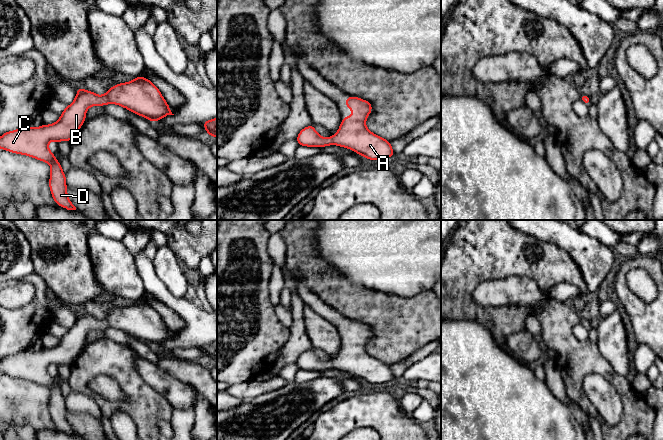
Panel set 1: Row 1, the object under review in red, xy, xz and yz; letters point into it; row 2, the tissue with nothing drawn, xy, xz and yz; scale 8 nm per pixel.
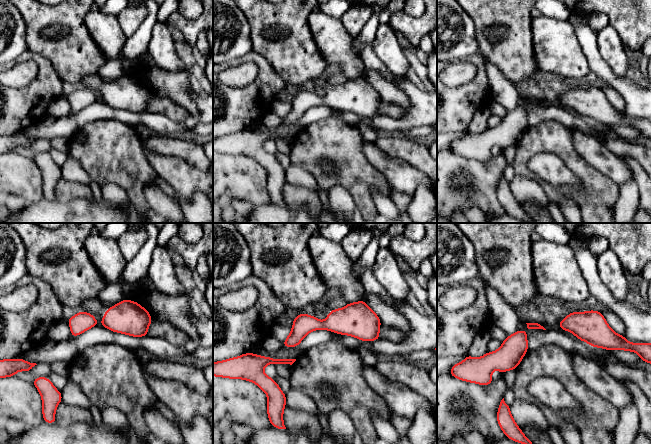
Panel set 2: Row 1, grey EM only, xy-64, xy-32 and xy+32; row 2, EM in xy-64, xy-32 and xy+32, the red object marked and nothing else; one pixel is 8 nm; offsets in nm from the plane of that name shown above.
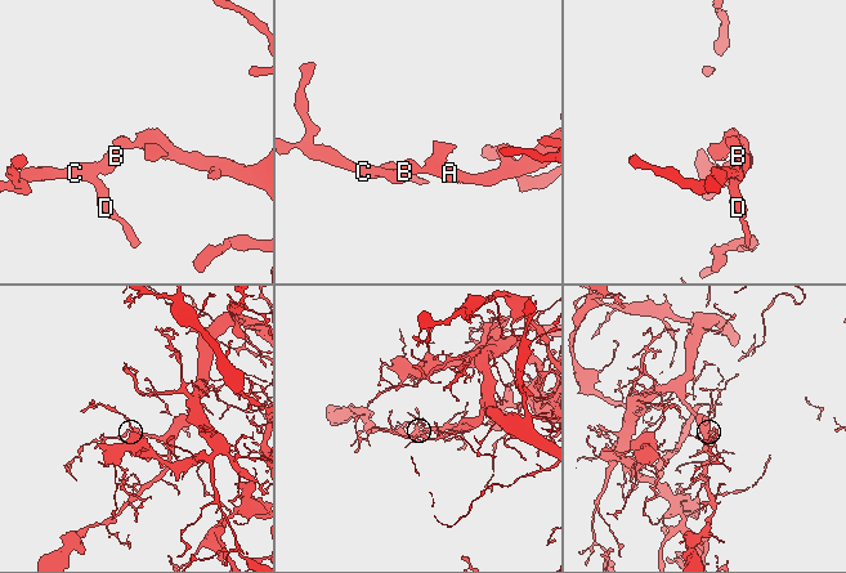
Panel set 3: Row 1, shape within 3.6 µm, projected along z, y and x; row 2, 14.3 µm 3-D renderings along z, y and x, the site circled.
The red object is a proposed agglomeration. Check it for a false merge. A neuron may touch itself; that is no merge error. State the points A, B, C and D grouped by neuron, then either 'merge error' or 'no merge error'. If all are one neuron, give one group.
A B C D; no merge error

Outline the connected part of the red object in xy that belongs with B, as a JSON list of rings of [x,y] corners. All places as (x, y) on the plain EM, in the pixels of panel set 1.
[[[138,300],[130,306],[115,308],[102,320],[78,311],[75,324],[64,333],[57,346],[51,349],[43,348],[38,352],[31,352],[25,349],[15,355],[6,356],[0,361],[0,372],[49,387],[51,389],[49,411],[54,425],[57,429],[67,434],[76,434],[67,419],[66,399],[63,397],[60,386],[55,383],[54,377],[48,373],[48,367],[51,364],[57,367],[60,365],[72,365],[82,348],[86,345],[87,333],[90,330],[105,330],[110,327],[120,329],[137,339],[147,342],[151,346],[156,346],[167,339],[174,339],[159,313],[149,303],[144,301]]]

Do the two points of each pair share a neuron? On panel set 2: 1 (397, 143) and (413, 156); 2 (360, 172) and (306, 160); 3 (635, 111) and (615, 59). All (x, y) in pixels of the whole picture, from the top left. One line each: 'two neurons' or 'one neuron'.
1: one neuron
2: one neuron
3: two neurons

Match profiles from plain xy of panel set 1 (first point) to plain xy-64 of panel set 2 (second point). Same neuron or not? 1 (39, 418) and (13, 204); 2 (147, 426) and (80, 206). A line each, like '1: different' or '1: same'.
1: different
2: different

